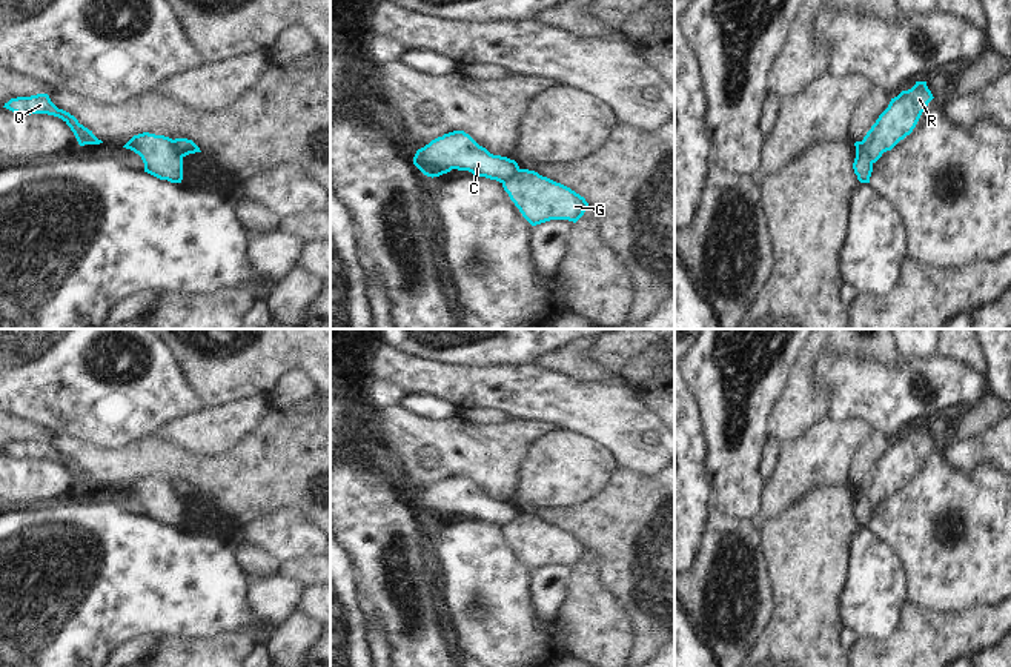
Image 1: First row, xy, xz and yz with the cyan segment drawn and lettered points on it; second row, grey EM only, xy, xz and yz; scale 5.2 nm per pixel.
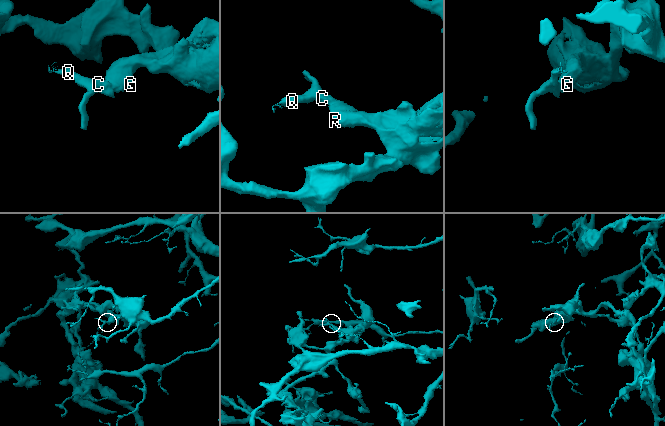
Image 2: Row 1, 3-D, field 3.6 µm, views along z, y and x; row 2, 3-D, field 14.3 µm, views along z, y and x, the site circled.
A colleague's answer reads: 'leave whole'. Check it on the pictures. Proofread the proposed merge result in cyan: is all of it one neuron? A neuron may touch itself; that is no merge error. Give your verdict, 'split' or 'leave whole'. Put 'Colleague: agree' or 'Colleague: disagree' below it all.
split
Colleague: disagree

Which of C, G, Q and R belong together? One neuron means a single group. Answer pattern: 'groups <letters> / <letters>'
groups C Q / G R

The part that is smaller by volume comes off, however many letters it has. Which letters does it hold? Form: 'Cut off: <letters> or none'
Cut off: C, Q

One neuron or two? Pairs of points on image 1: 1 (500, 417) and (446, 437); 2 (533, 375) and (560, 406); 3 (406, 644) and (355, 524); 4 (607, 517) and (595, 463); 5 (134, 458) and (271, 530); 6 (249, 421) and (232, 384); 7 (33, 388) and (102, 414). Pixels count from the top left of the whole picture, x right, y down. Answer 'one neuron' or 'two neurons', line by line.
1: two neurons
2: one neuron
3: one neuron
4: two neurons
5: two neurons
6: two neurons
7: one neuron

